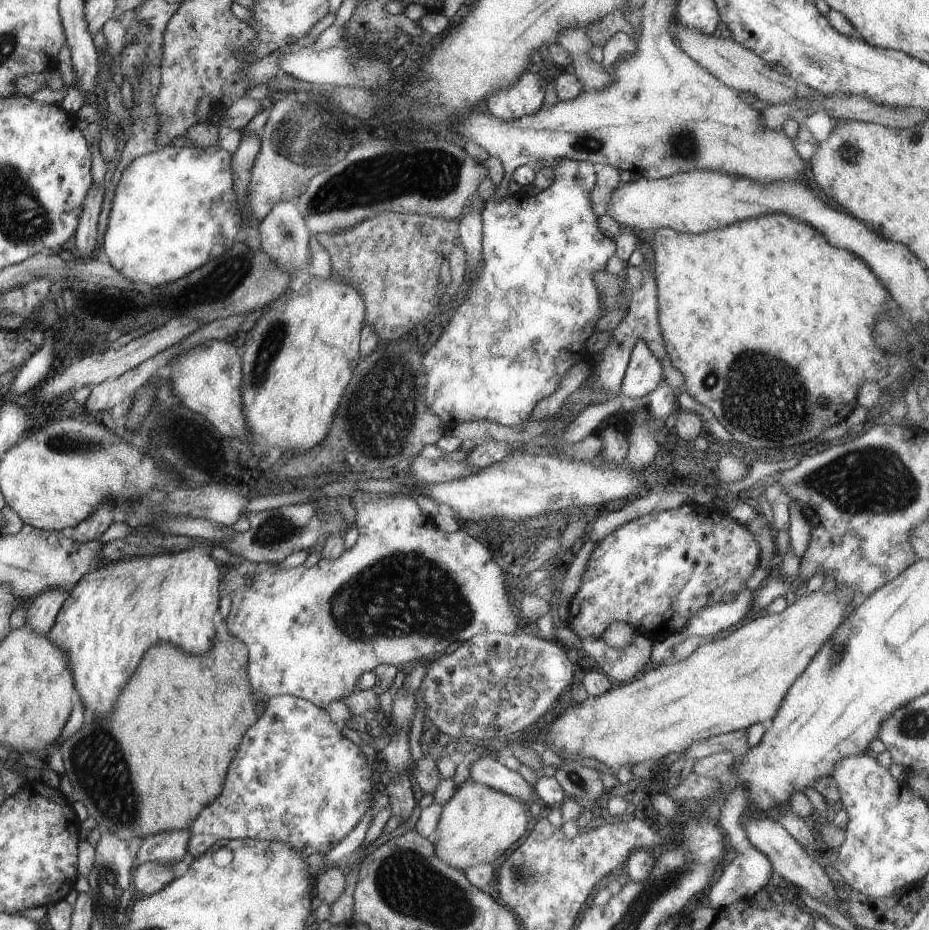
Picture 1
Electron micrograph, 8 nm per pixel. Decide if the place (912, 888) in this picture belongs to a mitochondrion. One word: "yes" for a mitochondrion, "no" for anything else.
no

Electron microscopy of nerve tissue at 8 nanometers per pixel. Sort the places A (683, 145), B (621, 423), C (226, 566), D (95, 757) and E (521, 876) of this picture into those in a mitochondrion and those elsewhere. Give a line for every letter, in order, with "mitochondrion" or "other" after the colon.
A: mitochondrion
B: other
C: other
D: mitochondrion
E: mitochondrion

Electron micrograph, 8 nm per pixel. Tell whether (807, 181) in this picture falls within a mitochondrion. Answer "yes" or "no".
no

